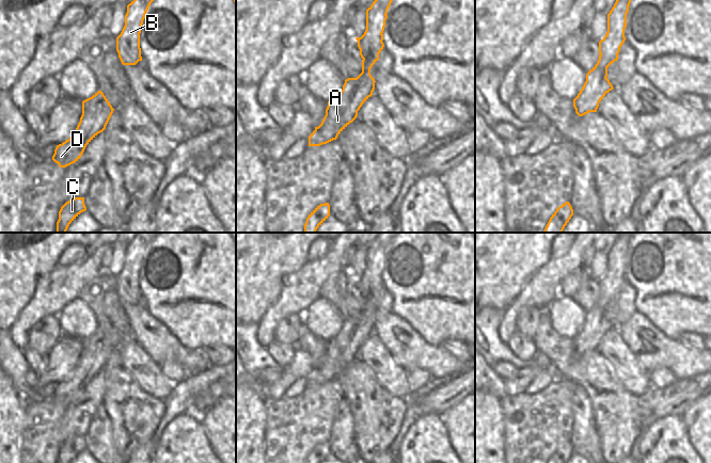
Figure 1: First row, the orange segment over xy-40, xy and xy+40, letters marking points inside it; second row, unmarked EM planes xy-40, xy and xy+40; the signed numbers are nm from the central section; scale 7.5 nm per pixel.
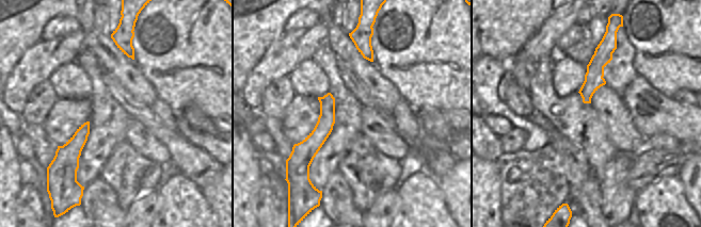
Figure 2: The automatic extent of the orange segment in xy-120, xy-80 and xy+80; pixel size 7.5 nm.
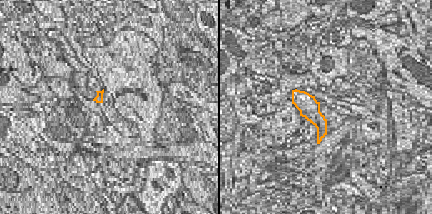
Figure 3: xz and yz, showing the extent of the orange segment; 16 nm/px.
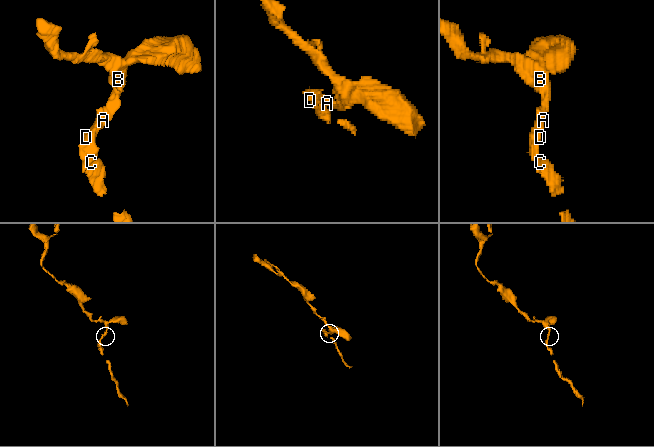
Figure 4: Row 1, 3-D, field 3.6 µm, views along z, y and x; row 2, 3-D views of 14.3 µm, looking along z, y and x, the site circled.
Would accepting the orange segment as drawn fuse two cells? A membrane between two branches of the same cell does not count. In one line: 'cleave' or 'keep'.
keep

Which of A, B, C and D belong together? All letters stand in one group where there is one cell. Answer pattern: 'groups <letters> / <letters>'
groups A B C D

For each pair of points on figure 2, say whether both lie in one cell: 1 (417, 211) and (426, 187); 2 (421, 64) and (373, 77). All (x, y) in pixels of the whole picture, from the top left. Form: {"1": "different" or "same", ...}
{"1": "same", "2": "different"}

